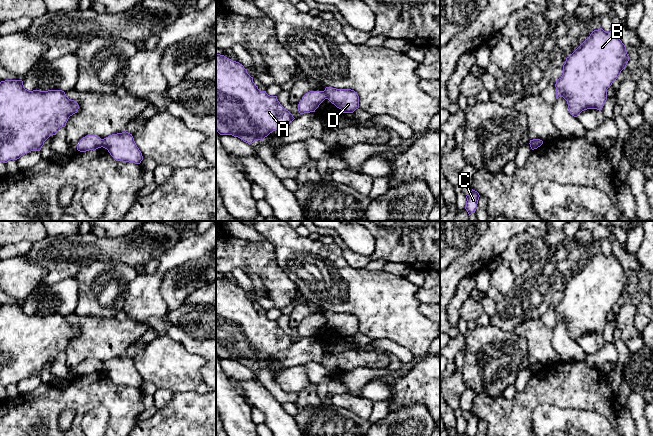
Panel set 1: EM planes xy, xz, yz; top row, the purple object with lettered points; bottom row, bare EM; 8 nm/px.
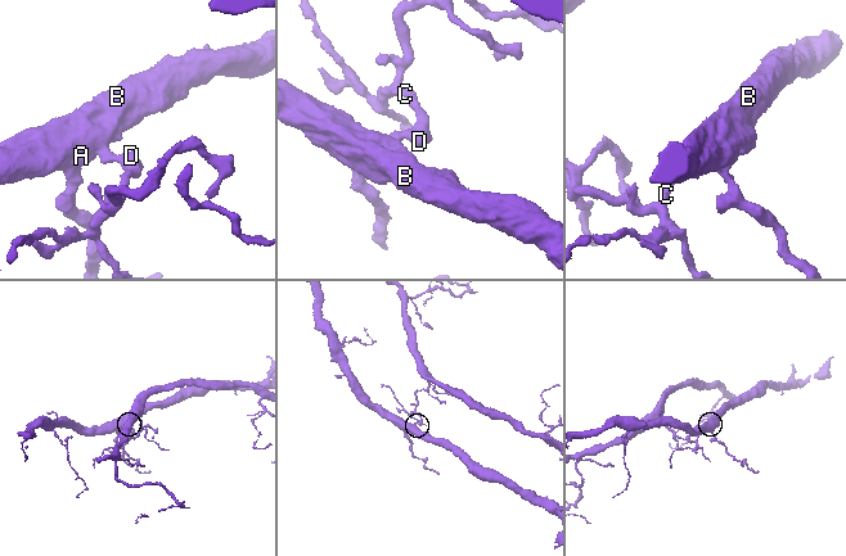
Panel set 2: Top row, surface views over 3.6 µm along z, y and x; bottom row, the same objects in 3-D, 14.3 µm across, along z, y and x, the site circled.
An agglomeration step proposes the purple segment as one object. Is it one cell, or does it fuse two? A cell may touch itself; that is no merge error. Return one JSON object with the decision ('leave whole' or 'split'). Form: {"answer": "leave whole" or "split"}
{"answer": "split"}

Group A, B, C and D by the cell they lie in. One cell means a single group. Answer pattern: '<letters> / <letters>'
A B / C D

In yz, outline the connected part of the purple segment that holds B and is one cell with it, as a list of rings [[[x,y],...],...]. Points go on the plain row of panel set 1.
[[[594,254],[566,282],[563,299],[555,308],[556,323],[563,321],[574,341],[587,333],[602,334],[607,313],[626,292],[628,285],[626,271],[614,254]]]

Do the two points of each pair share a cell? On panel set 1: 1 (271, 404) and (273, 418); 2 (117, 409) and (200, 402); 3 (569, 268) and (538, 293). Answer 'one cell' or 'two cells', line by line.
1: one cell
2: two cells
3: one cell

